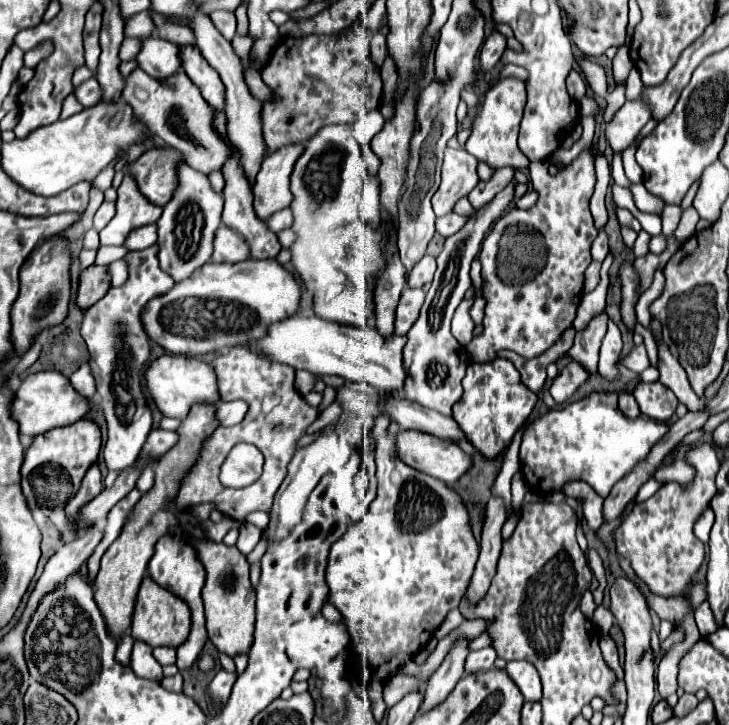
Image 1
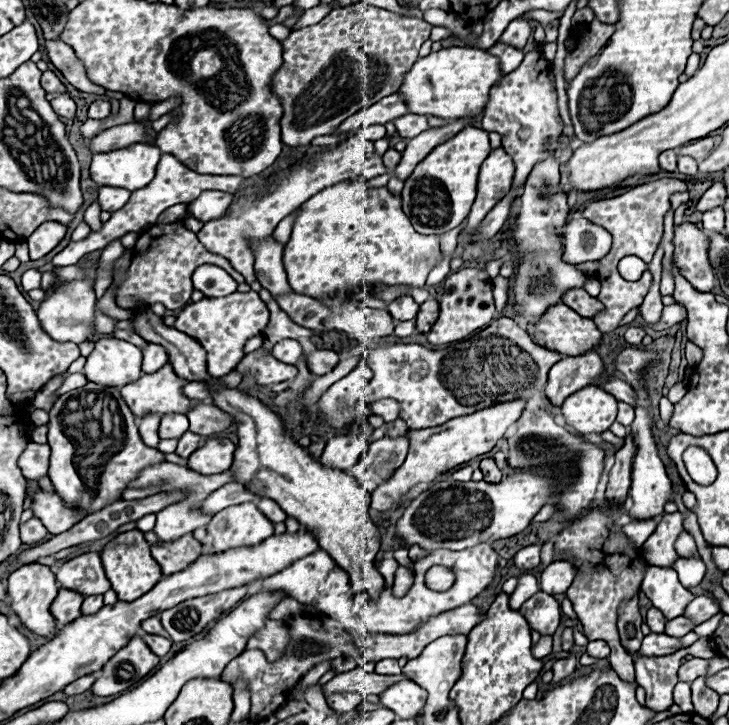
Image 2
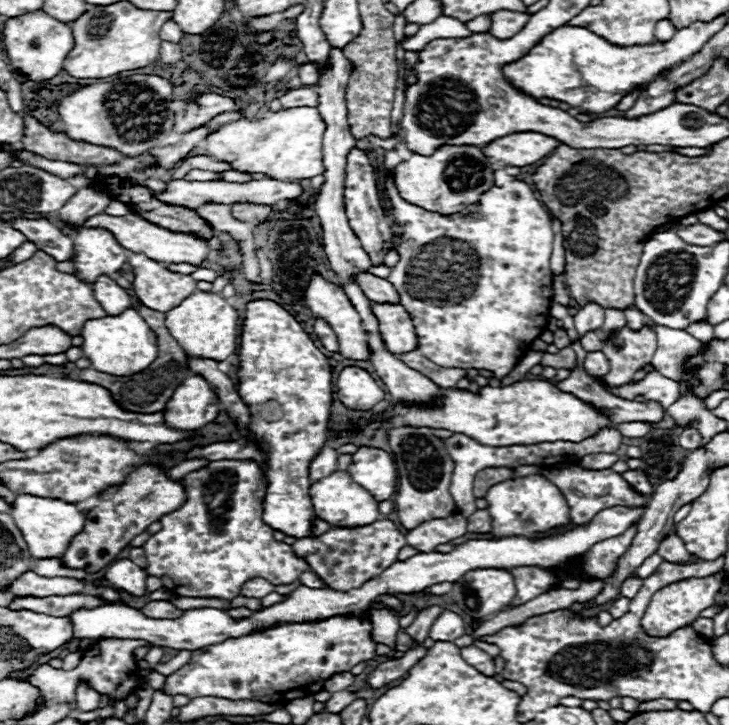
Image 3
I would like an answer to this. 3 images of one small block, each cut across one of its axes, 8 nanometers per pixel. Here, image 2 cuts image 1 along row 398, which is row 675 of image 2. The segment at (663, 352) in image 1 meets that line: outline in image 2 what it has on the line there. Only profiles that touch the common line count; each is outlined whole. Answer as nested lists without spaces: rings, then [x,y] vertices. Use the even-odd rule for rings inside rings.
[[[692,658],[684,662],[678,670],[678,678],[682,682],[692,682],[696,676],[706,676],[708,674],[708,660],[704,658]]]

